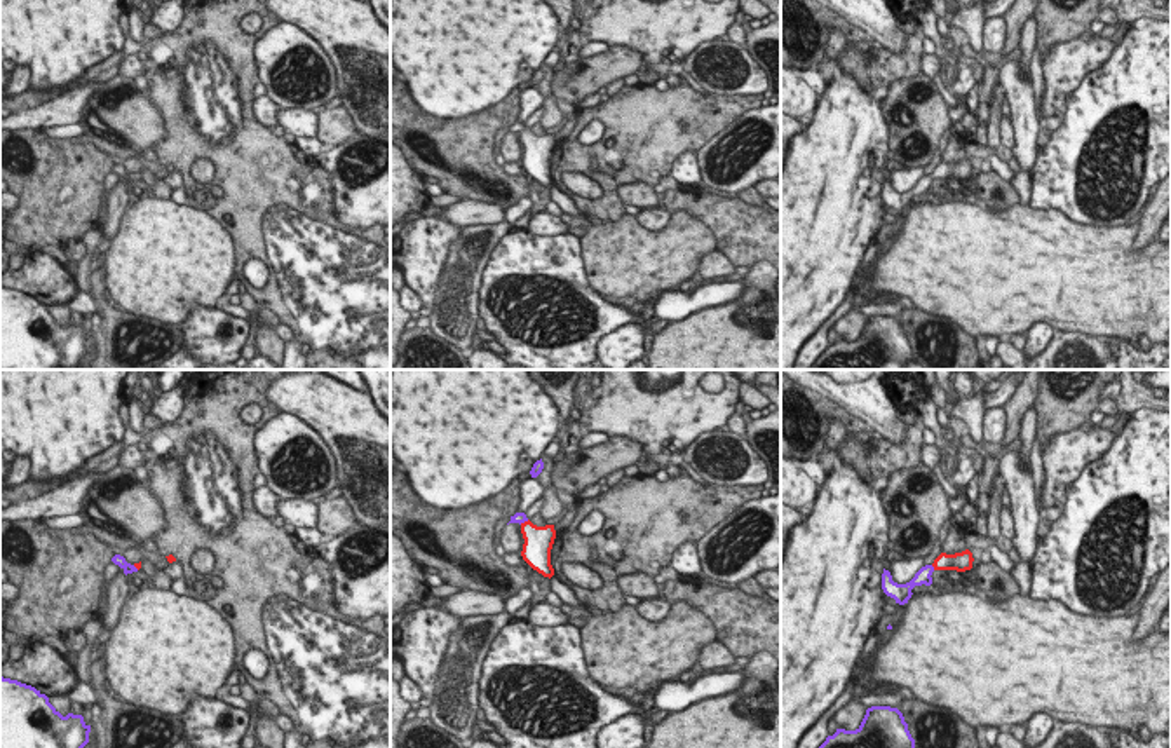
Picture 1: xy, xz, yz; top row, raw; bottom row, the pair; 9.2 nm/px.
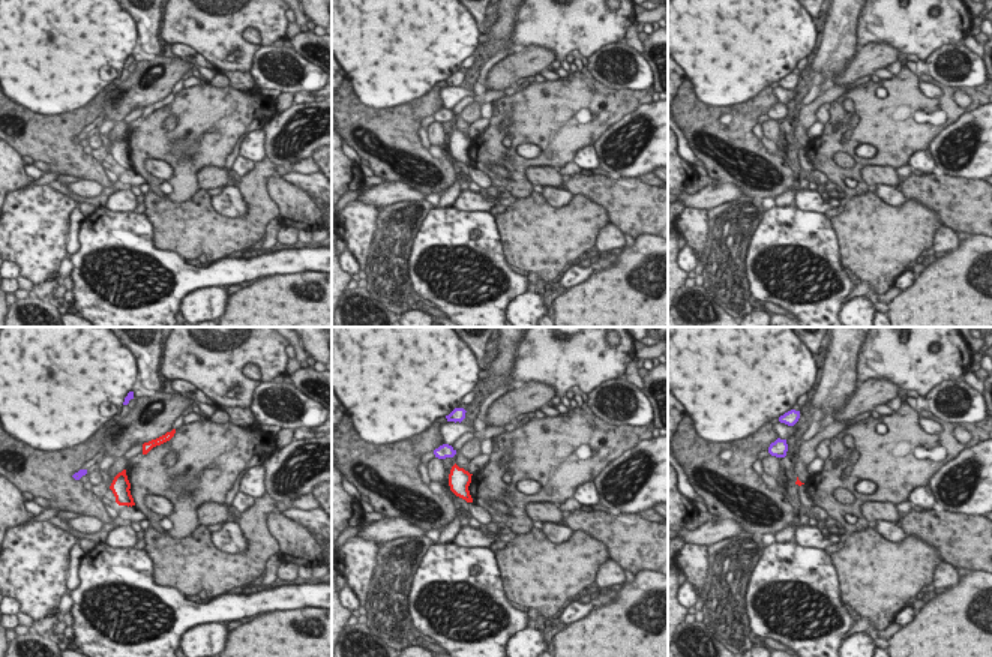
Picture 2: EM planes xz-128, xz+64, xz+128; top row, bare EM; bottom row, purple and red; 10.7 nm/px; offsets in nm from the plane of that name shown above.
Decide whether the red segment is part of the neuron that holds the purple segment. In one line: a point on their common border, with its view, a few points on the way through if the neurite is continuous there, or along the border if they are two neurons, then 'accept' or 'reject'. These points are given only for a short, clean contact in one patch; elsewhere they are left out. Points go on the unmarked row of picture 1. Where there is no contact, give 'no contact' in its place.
yz (933, 176) | across yz (922, 185), (933, 176), (943, 171), (959, 171) | accept

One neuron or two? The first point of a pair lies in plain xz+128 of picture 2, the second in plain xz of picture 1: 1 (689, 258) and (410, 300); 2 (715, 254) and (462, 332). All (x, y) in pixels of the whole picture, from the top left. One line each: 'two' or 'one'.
1: one
2: one

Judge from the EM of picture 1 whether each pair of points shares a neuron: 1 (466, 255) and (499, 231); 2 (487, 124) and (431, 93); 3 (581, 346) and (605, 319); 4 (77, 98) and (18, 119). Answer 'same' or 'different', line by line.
1: same
2: different
3: same
4: same

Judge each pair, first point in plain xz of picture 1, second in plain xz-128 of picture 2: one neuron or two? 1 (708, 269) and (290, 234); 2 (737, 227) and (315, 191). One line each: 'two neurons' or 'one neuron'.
1: one neuron
2: two neurons

